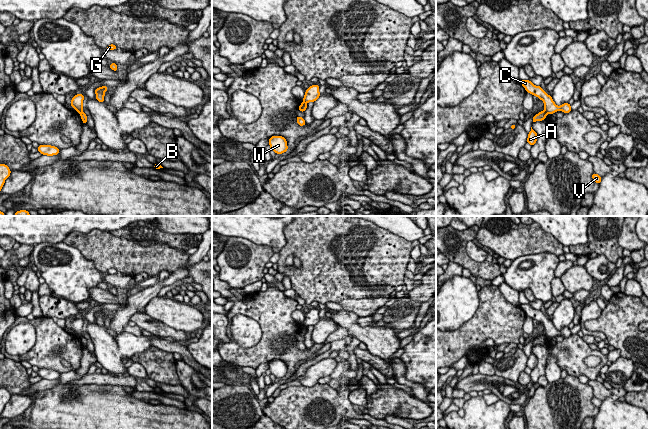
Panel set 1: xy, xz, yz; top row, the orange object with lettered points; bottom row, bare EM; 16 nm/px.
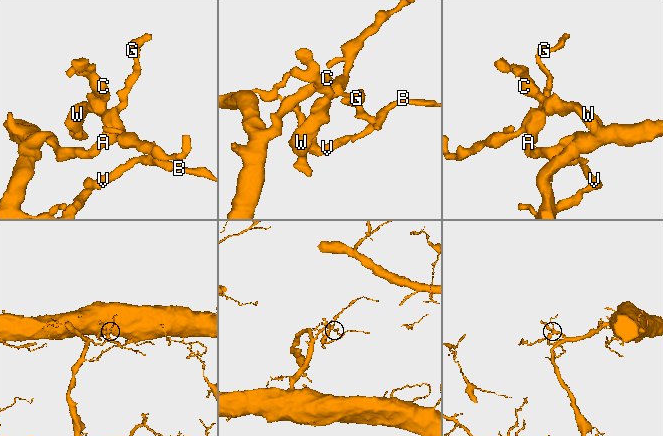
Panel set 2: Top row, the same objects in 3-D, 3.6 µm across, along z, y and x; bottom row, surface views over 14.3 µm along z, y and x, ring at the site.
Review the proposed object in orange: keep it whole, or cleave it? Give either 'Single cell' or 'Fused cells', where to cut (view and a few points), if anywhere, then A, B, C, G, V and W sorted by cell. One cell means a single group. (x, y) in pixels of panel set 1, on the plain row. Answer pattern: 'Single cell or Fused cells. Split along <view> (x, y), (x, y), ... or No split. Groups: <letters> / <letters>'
Fused cells. Split along xz (303, 325), (305, 327). Groups: A B G V / C W

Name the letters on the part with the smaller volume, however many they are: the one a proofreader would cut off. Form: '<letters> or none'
C, W

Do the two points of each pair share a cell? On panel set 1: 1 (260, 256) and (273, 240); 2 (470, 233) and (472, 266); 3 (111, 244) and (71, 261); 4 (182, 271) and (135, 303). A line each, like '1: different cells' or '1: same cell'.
1: different cells
2: same cell
3: different cells
4: same cell

